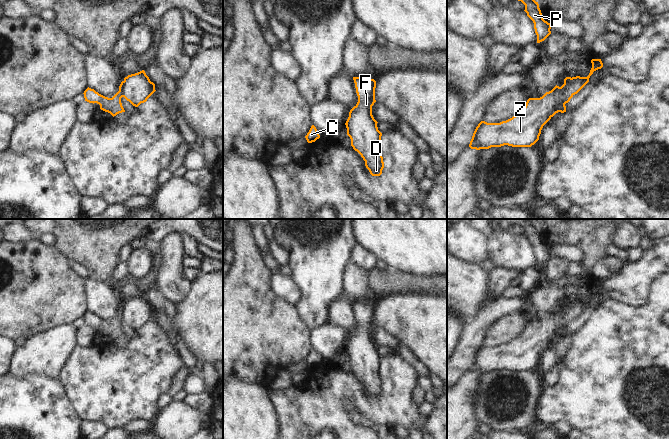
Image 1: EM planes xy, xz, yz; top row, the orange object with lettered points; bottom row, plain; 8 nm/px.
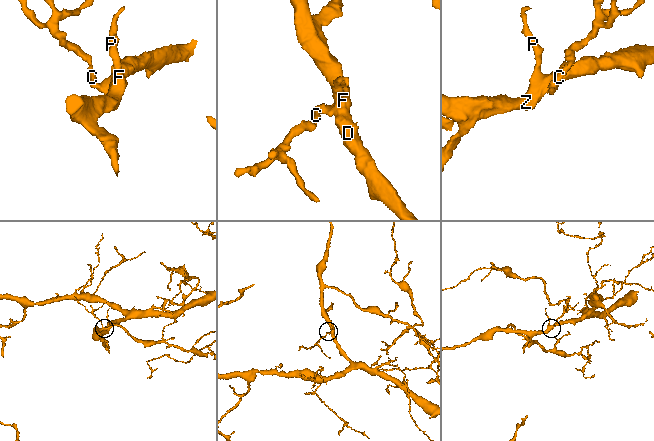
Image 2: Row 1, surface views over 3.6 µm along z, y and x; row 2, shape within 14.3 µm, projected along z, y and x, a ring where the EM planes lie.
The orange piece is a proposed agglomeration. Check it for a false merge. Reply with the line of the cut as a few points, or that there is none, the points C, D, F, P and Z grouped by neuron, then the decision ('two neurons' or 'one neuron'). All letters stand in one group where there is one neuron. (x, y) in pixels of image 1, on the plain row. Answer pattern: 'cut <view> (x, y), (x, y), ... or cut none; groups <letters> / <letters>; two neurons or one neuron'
cut xy (122, 305), (123, 320); groups C / D F P Z; two neurons

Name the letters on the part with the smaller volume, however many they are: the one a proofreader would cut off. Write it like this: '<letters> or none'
C

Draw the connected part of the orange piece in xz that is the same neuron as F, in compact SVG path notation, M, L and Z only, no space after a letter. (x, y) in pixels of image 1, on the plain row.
M353 301L357 328L350 334L345 347L351 370L357 375L372 400L380 400L384 392L381 376L381 360L377 345L372 339L375 324L376 305L362 301Z

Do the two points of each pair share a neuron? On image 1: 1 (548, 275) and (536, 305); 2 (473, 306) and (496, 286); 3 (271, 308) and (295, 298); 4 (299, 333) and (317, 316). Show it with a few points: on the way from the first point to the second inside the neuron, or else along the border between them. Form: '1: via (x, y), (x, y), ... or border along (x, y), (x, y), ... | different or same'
1: border along (538, 284), (551, 285) | different
2: border along (489, 272), (489, 289), (496, 297) | different
3: border along (272, 279), (272, 289), (283, 300) | different
4: border along (296, 306), (301, 319), (311, 329) | different

